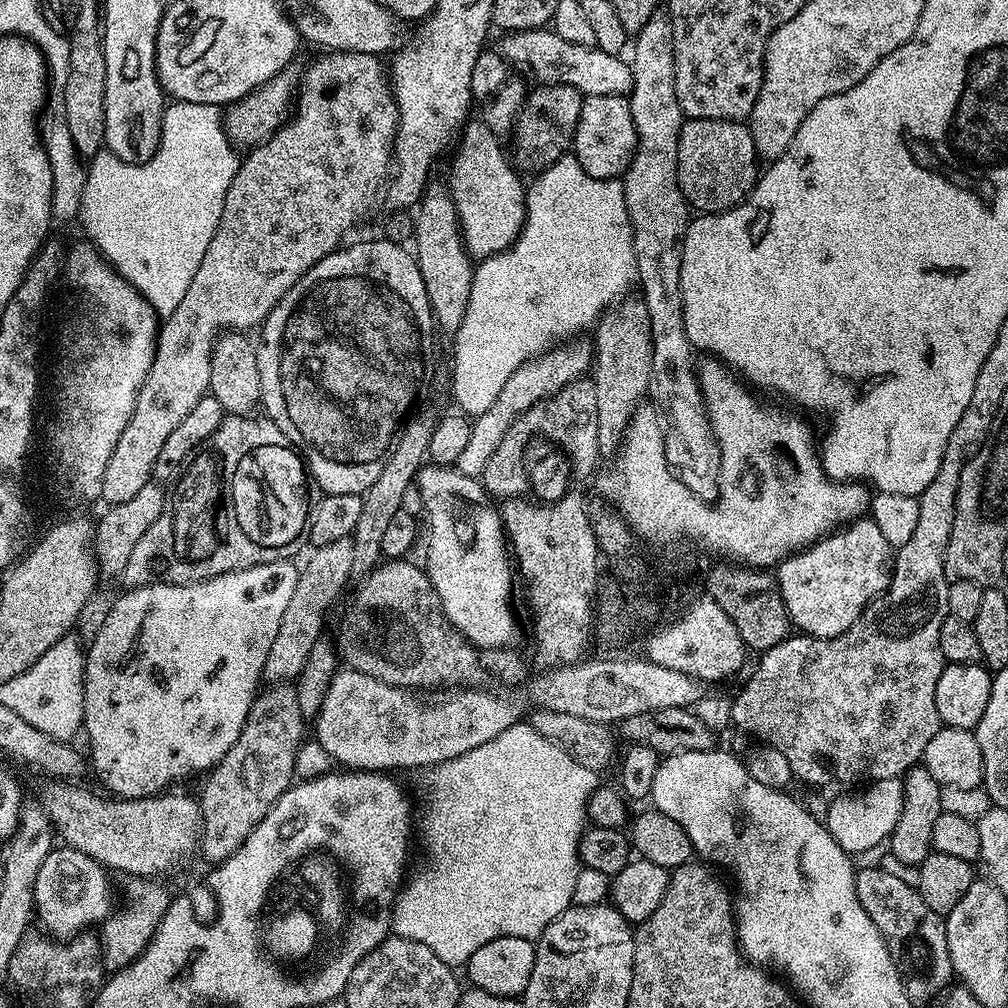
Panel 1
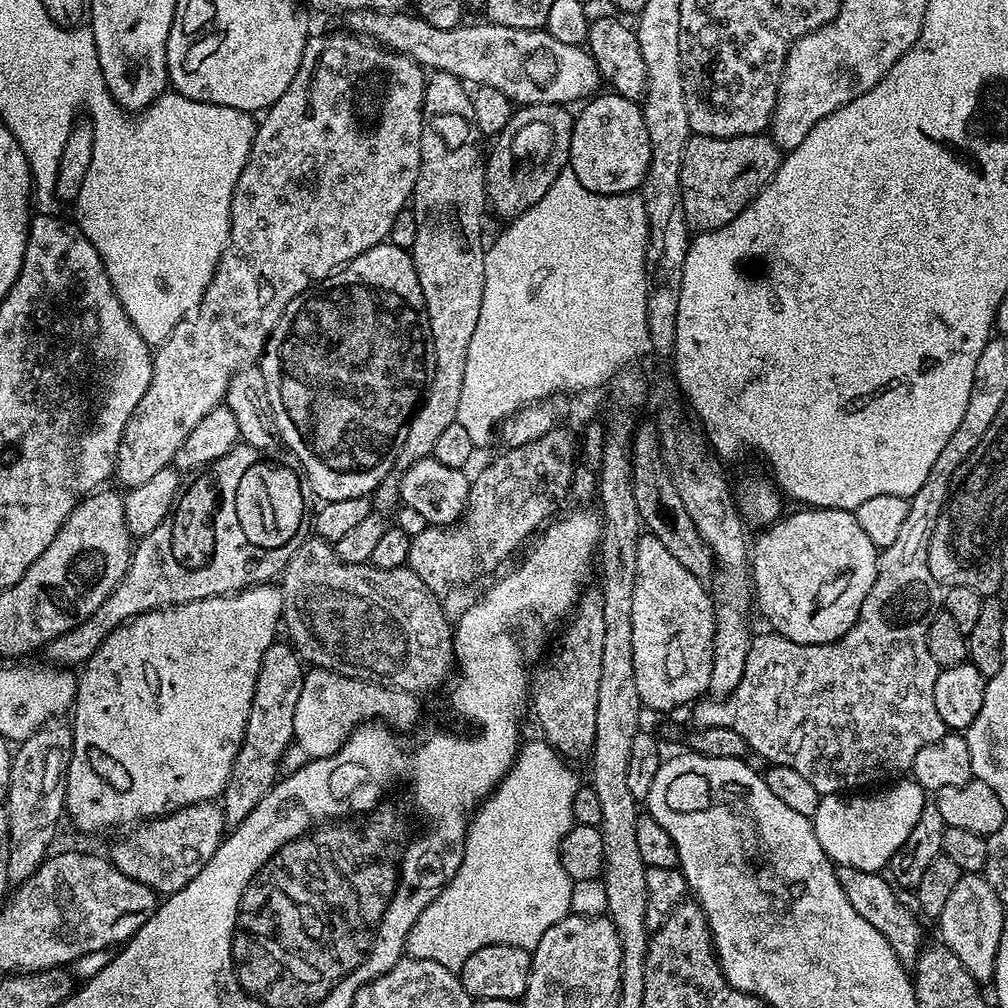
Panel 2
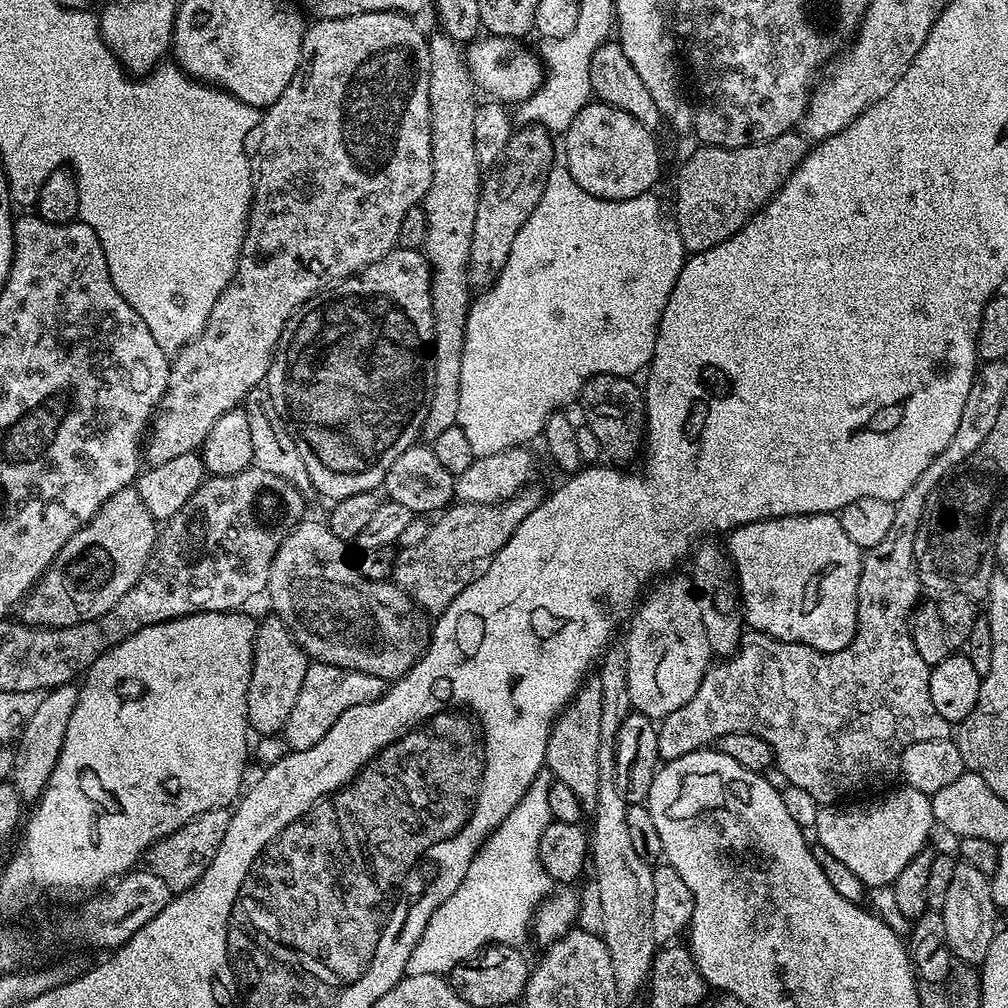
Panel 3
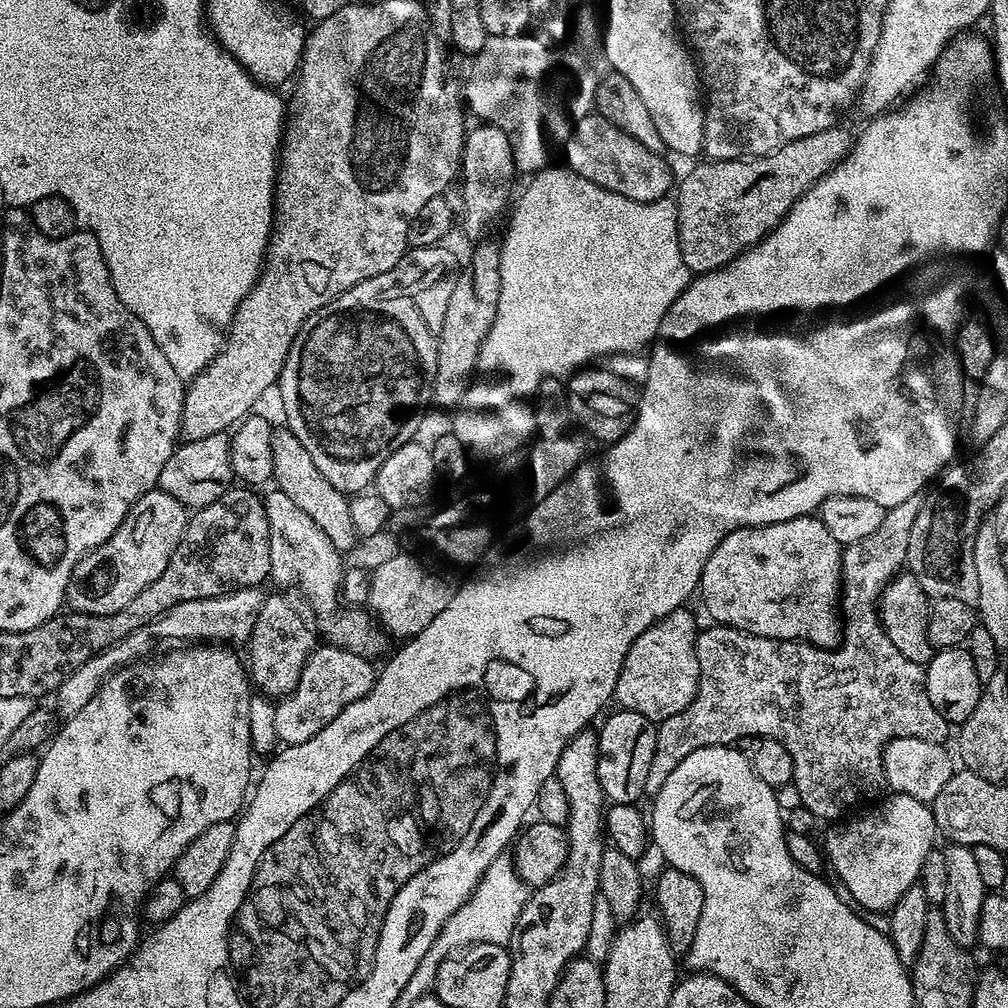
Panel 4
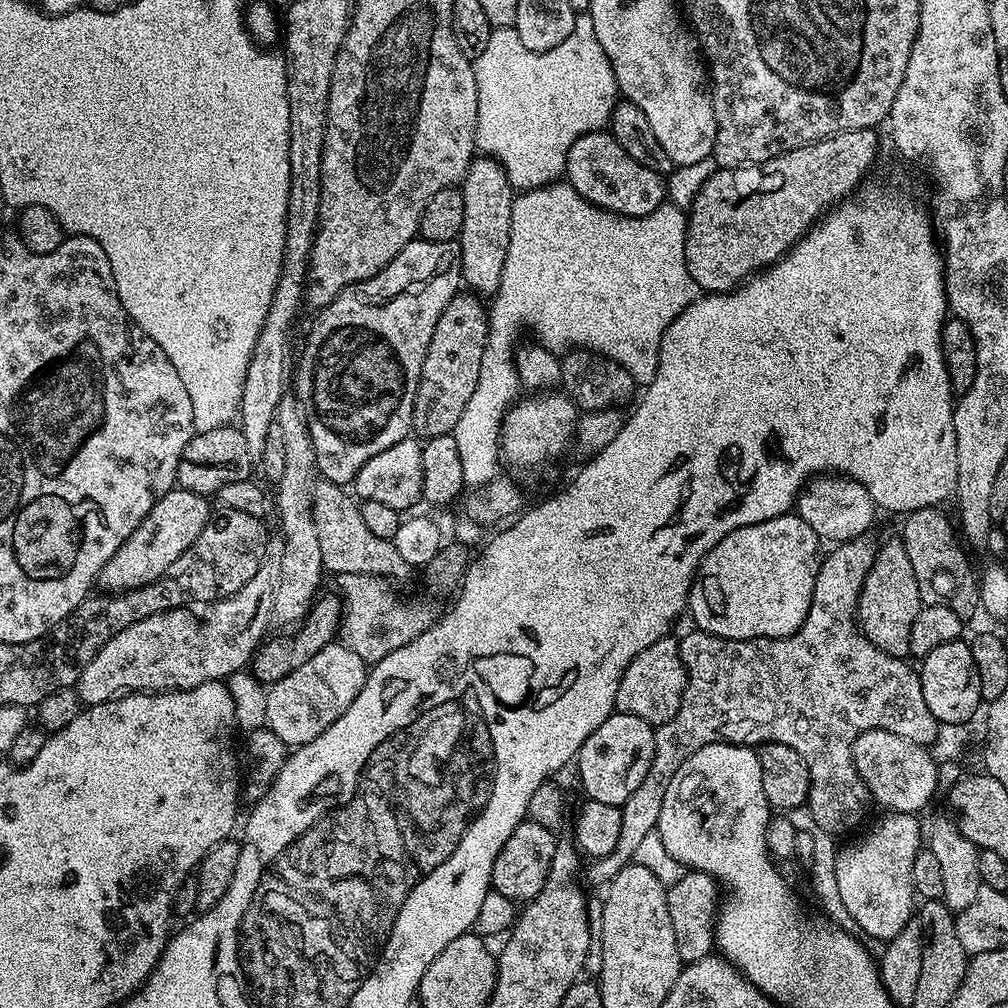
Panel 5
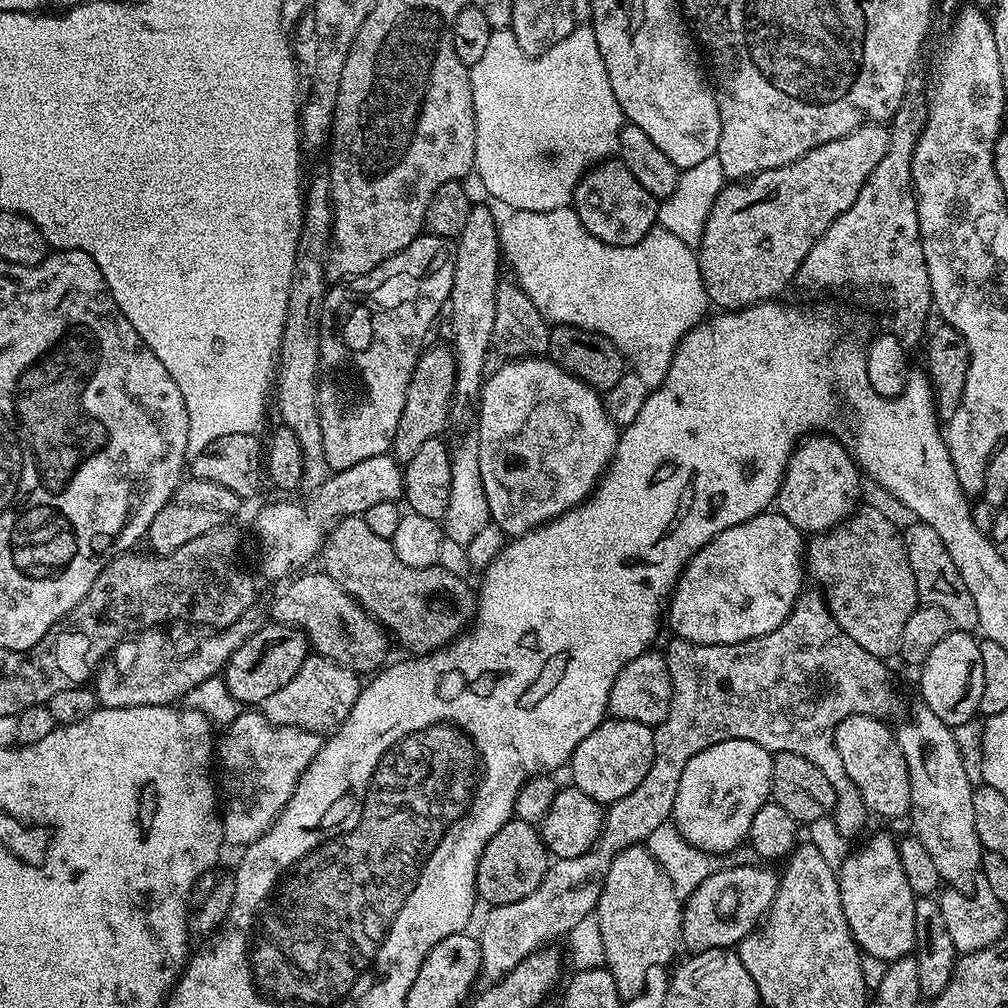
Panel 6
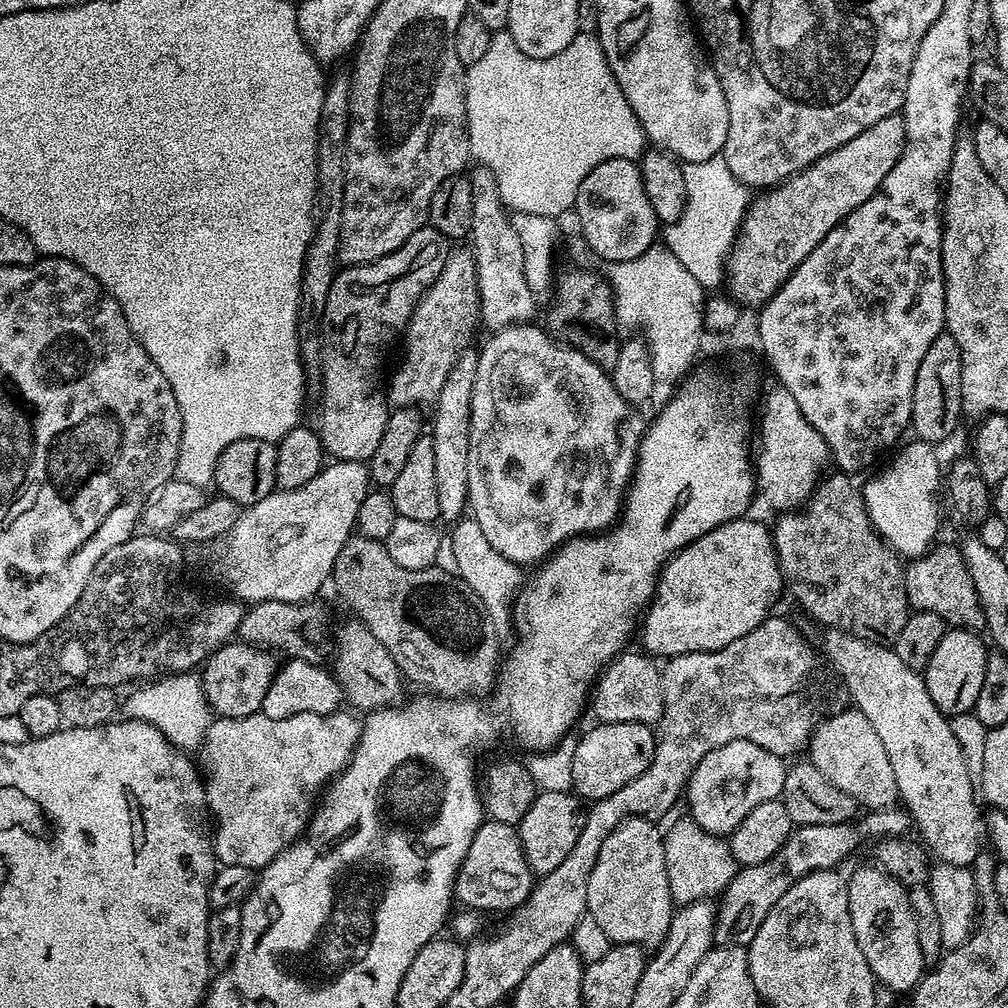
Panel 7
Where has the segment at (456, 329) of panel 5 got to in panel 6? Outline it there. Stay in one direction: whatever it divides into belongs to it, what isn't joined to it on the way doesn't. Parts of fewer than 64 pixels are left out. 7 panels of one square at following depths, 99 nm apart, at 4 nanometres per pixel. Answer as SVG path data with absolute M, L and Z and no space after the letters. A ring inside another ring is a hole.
M425 347L420 353L410 386L406 390L406 406L402 406L402 418L398 418L398 430L394 430L394 442L390 452L397 460L407 462L414 453L430 442L435 436L443 437L448 415L454 412L454 393L456 390L456 355L451 347Z

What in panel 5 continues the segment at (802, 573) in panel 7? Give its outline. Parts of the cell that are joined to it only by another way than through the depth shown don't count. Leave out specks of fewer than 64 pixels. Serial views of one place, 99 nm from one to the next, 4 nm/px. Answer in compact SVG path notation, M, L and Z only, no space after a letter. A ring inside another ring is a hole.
M903 539L888 540L879 545L876 561L866 574L866 582L862 586L860 605L856 615L864 637L878 650L891 656L907 657L910 653L910 634L914 626L914 618L918 618L922 607L922 586L918 578L914 578L914 566L910 566L910 554L906 554Z

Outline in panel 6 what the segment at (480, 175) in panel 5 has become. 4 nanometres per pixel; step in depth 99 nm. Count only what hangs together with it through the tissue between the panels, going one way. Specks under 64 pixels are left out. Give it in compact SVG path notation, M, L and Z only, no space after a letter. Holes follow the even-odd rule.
M480 202L473 203L470 218L466 218L466 230L455 237L456 261L454 262L454 282L448 295L447 311L452 311L452 341L450 347L456 355L456 390L454 404L457 409L464 408L480 395L482 381L485 379L484 363L492 348L494 334L494 302L496 288L500 285L502 273L502 249L498 220Z

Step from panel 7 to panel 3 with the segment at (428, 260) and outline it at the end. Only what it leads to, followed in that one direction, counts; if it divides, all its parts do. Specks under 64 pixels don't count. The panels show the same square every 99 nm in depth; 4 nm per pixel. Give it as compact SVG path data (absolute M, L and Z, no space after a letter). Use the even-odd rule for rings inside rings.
M399 246L356 275L347 276L345 280L333 284L319 297L318 302L309 303L284 327L284 333L276 343L276 352L272 355L276 376L266 377L266 387L269 394L276 392L274 406L278 406L278 414L284 419L285 426L294 437L294 446L298 446L298 454L302 454L302 462L306 462L306 474L310 474L310 482L317 493L320 491L322 495L329 496L329 501L335 502L350 498L350 494L376 492L383 485L390 466L394 466L394 458L398 458L398 454L413 447L421 439L434 390L433 338L432 269L428 267L428 258L423 251Z

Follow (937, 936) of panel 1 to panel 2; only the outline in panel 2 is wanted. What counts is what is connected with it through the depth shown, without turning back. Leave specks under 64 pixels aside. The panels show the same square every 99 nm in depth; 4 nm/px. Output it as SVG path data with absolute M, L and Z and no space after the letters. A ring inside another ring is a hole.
M850 866L837 867L836 877L846 898L850 898L850 906L854 906L854 910L858 910L858 914L862 918L866 918L866 922L870 922L870 926L874 926L874 930L878 930L878 934L882 934L882 938L886 938L886 942L890 942L890 950L894 950L894 954L904 965L915 965L920 959L926 937L924 937L923 930L920 929L919 922L916 921L917 913L915 911L912 913L896 897L897 889L887 879L884 881L880 872L854 870Z

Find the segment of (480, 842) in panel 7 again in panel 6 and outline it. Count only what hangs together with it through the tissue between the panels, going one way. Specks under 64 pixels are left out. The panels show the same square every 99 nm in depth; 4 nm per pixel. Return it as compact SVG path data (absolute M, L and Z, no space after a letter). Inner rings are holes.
M510 819L498 834L494 834L494 838L490 838L490 842L486 842L486 850L482 850L476 871L476 895L488 906L518 902L526 898L526 894L534 894L534 890L538 890L549 867L550 857L537 825Z

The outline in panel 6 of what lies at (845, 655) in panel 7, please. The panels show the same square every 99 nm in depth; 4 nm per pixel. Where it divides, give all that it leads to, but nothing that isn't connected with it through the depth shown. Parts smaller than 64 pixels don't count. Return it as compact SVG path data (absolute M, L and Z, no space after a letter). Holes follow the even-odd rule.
M923 702L917 703L908 724L895 729L894 735L898 746L904 755L904 761L908 767L910 778L910 790L912 791L912 807L910 809L911 831L926 846L930 858L938 869L941 881L947 887L968 890L975 885L980 870L980 839L978 830L974 826L974 798L972 793L974 786L970 778L966 778L966 766L962 766L962 754L958 754L958 742L954 742L952 728L934 710L930 710Z

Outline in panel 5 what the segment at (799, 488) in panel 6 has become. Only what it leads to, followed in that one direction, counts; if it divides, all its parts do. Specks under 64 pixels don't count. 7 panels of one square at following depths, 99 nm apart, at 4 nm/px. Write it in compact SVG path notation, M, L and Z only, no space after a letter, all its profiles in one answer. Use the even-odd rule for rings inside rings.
M821 474L812 477L801 488L800 495L796 498L794 512L824 542L856 540L869 531L867 528L875 522L878 515L876 503L870 498L866 486L839 474Z

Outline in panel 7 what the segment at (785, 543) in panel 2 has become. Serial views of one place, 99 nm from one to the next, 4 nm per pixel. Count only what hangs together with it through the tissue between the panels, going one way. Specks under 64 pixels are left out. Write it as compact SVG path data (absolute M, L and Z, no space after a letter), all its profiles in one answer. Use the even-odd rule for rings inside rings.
M741 518L731 520L722 526L718 526L714 530L710 530L702 538L695 540L693 544L687 544L681 552L671 556L664 569L660 571L660 579L656 582L656 594L652 597L652 603L648 605L642 616L642 631L639 633L640 640L644 643L642 646L645 653L651 654L656 658L671 658L673 656L681 656L682 654L690 654L691 652L713 652L722 646L730 646L730 642L734 642L734 638L742 638L742 634L750 634L750 630L754 630L761 622L769 619L772 603L776 600L780 588L782 592L782 577L780 567L778 566L778 558L776 557L776 548L772 545L772 533L769 525L764 525L760 520L748 520L749 518Z

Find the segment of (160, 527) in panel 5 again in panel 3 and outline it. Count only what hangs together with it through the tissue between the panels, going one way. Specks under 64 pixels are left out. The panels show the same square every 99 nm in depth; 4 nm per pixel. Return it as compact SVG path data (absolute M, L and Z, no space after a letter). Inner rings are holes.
M135 486L118 490L118 494L111 496L102 505L96 517L86 526L82 526L82 530L75 532L70 542L66 542L66 546L62 546L51 568L46 569L35 588L20 601L19 619L36 628L65 628L87 620L96 620L110 611L120 601L122 594L130 591L138 578L142 578L156 550L157 539L158 522L152 517L150 510L146 510L146 502L142 502Z

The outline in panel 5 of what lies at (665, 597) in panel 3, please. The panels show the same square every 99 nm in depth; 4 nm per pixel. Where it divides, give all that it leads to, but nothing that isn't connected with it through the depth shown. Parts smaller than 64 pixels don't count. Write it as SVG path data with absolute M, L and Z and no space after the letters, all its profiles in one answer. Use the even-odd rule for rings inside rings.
M671 635L663 636L654 642L654 646L646 646L646 650L642 650L642 654L638 654L634 662L626 666L618 686L615 711L634 714L653 726L670 722L670 718L678 714L686 686L686 670L680 657L679 643L672 639Z

